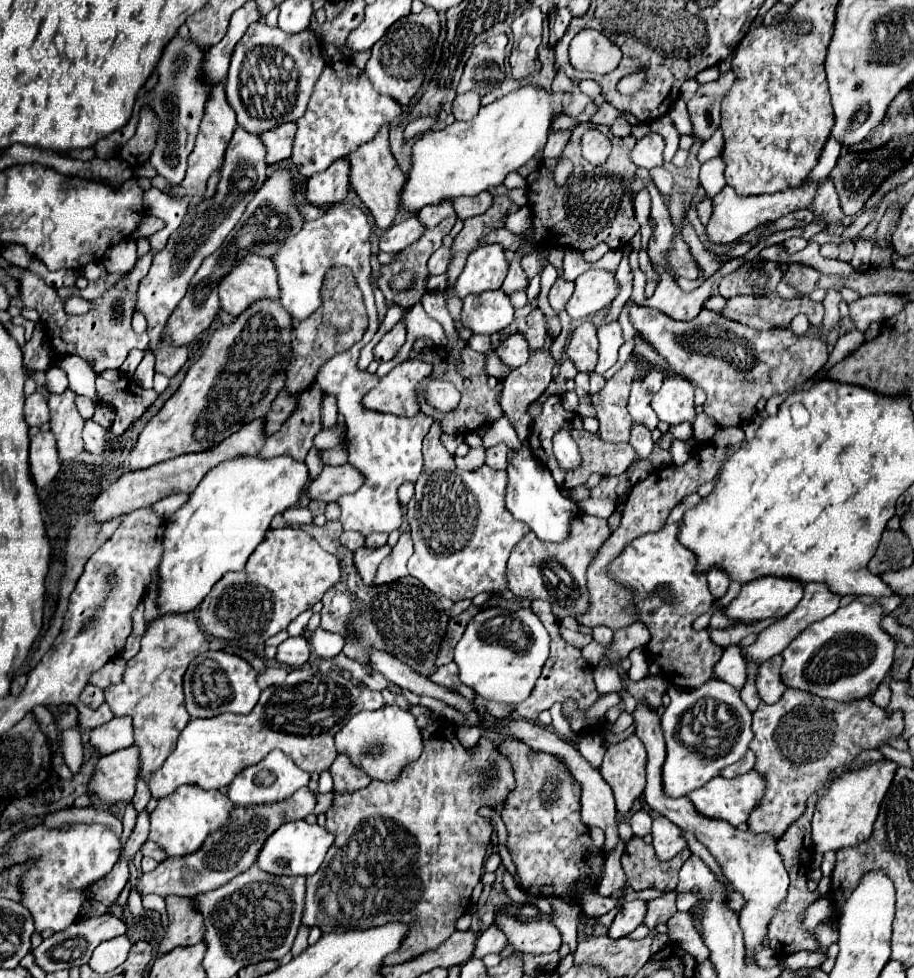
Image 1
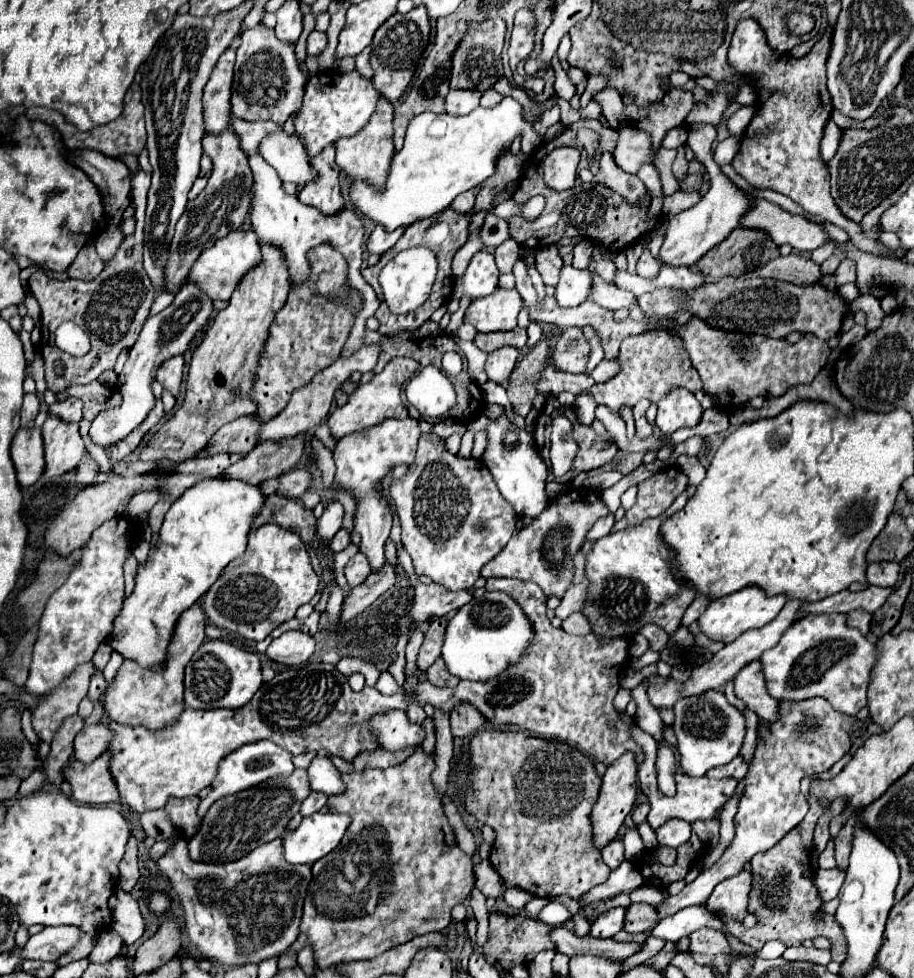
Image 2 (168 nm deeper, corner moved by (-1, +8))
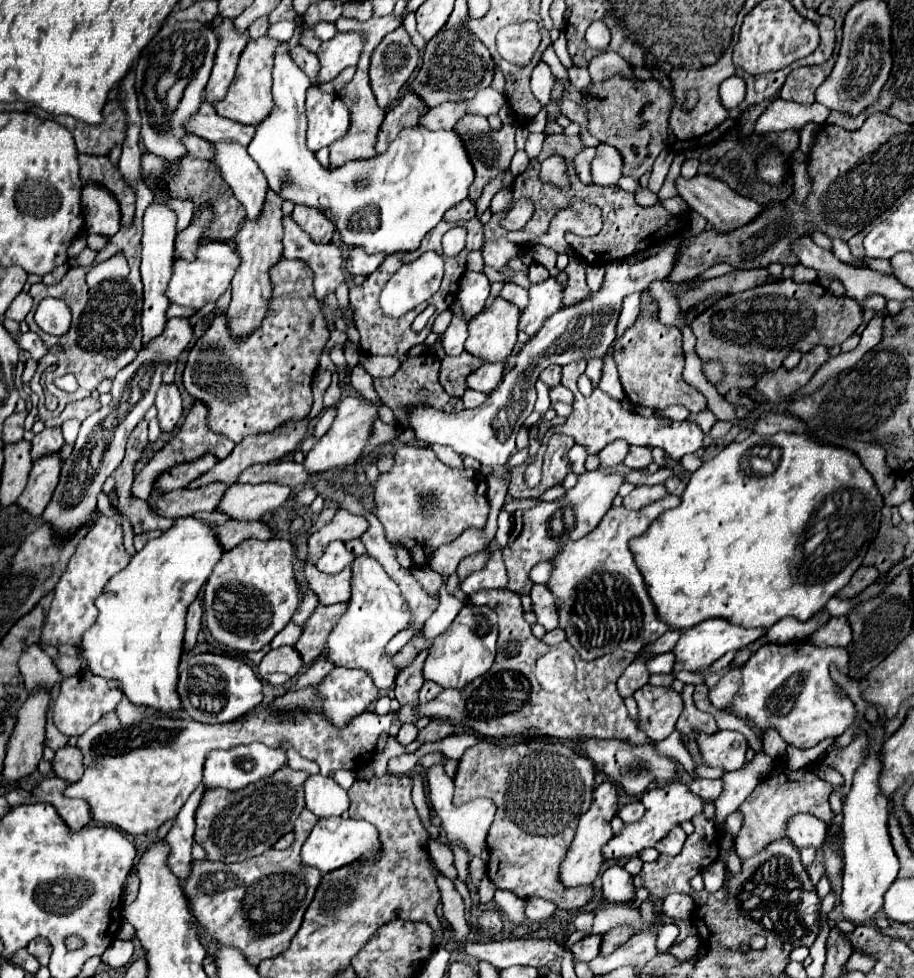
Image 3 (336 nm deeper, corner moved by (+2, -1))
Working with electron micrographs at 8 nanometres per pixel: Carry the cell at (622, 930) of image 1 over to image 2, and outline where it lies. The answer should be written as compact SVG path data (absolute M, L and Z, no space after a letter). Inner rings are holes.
M614 907L598 915L598 919L590 927L590 933L594 937L614 937L618 931L624 929L624 915L626 915L626 907Z

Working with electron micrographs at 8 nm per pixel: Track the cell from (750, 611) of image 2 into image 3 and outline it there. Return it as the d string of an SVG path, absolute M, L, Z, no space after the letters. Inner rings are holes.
M721 618L715 620L705 620L685 632L681 632L681 638L677 640L673 654L675 654L675 666L673 672L699 672L703 668L709 668L715 660L719 660L723 654L727 654L729 650L739 650L745 648L747 644L751 644L753 640L757 640L759 636L763 636L765 630L761 628L741 628L741 626L733 626ZM751 640L751 642L749 642Z

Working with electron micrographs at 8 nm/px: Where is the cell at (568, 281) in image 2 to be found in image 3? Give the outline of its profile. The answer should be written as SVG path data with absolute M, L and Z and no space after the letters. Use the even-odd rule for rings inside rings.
M547 278L545 282L529 286L529 304L521 312L519 330L535 336L537 328L543 326L545 318L557 312L563 306L561 302L561 284L555 278Z

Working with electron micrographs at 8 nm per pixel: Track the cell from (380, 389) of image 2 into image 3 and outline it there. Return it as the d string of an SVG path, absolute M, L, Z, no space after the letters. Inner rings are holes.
M347 396L337 404L337 416L331 424L331 428L327 430L327 434L323 438L317 440L317 444L305 454L303 460L303 468L309 474L325 474L329 470L335 468L345 468L357 462L357 458L361 456L361 450L365 448L369 434L371 434L371 426L373 426L373 418L377 416L377 406L363 400L363 398L353 398Z

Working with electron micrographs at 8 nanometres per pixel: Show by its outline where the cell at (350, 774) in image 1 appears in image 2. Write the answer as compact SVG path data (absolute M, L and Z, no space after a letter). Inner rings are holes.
M380 747L374 749L374 751L360 751L350 761L350 765L354 767L356 773L362 773L366 769L388 769L388 767L404 761L412 751L414 751L414 747L410 747L406 751L398 751L398 753L392 753L392 751L386 751L386 749L380 749Z

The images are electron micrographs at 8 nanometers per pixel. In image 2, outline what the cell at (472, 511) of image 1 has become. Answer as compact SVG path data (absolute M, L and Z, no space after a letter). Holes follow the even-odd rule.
M424 433L420 437L416 461L402 479L392 481L390 497L394 499L400 517L402 545L412 557L414 571L418 575L430 577L434 583L440 583L450 591L472 589L480 577L482 567L506 547L516 529L516 513L512 511L512 505L500 495L488 467L484 467L484 463L478 459L462 459L450 453L444 447L444 441L434 433Z

